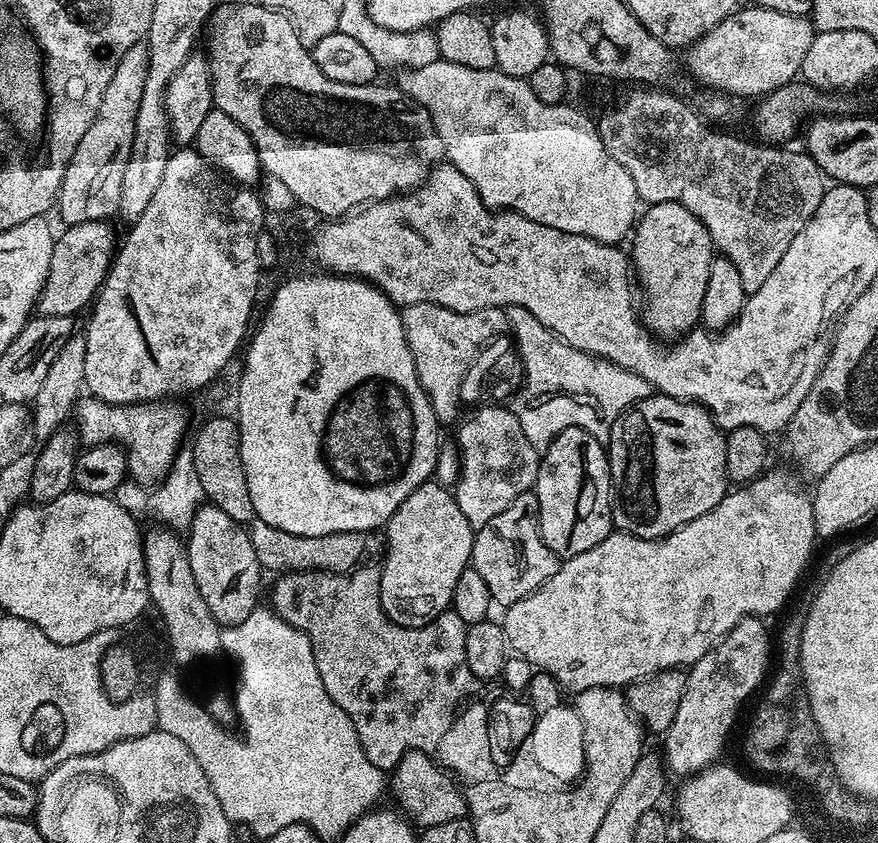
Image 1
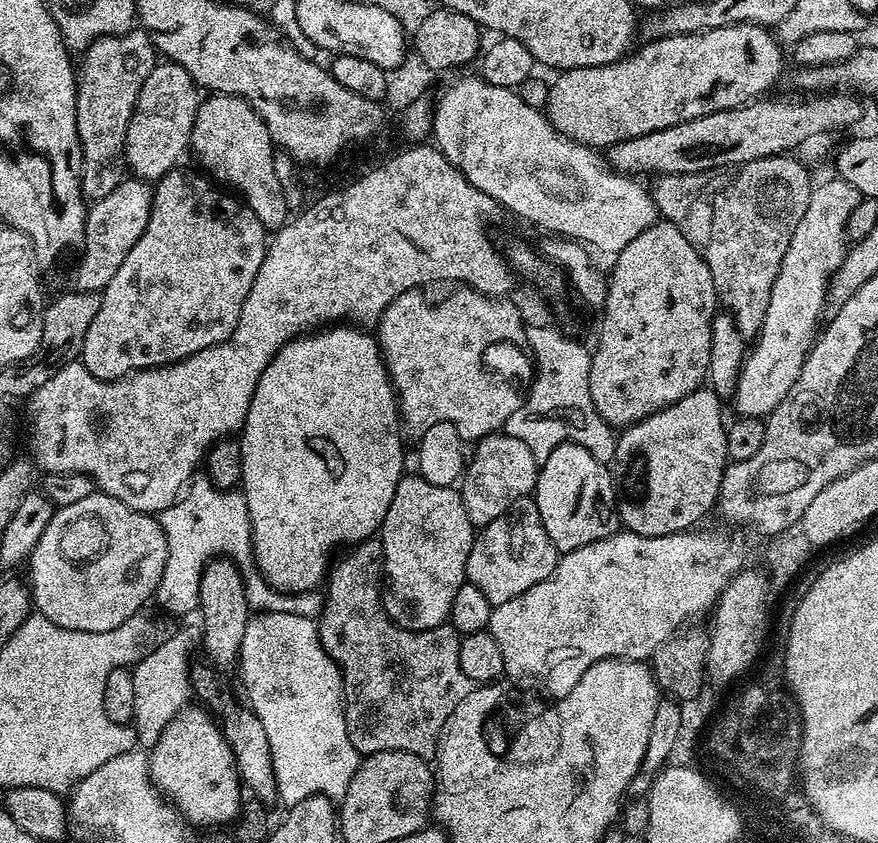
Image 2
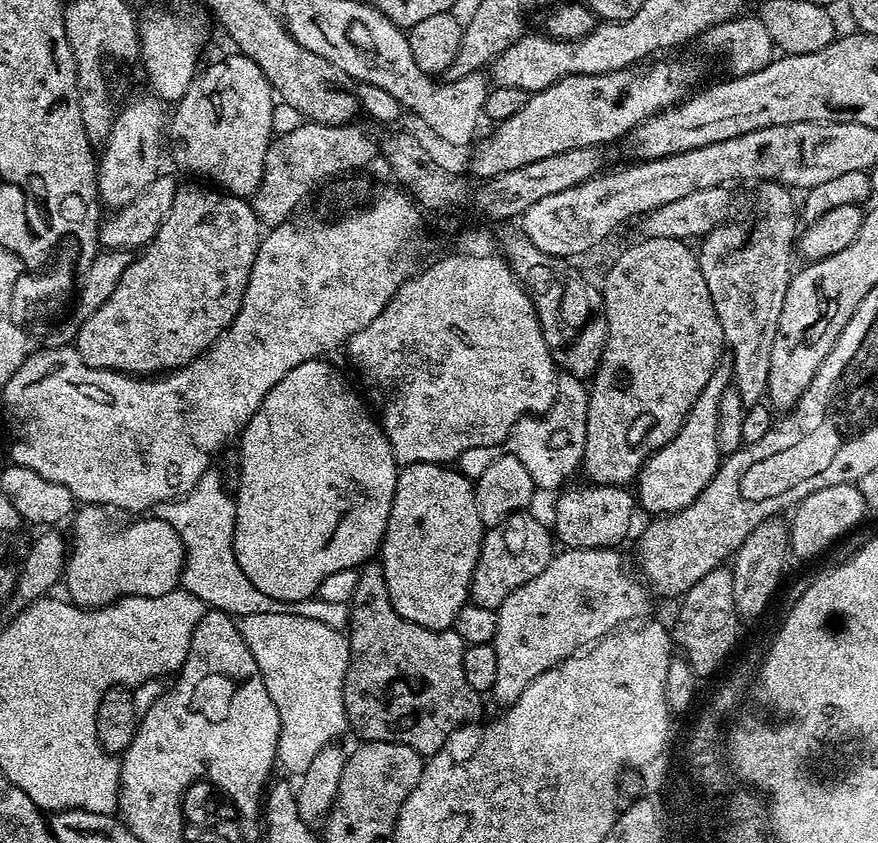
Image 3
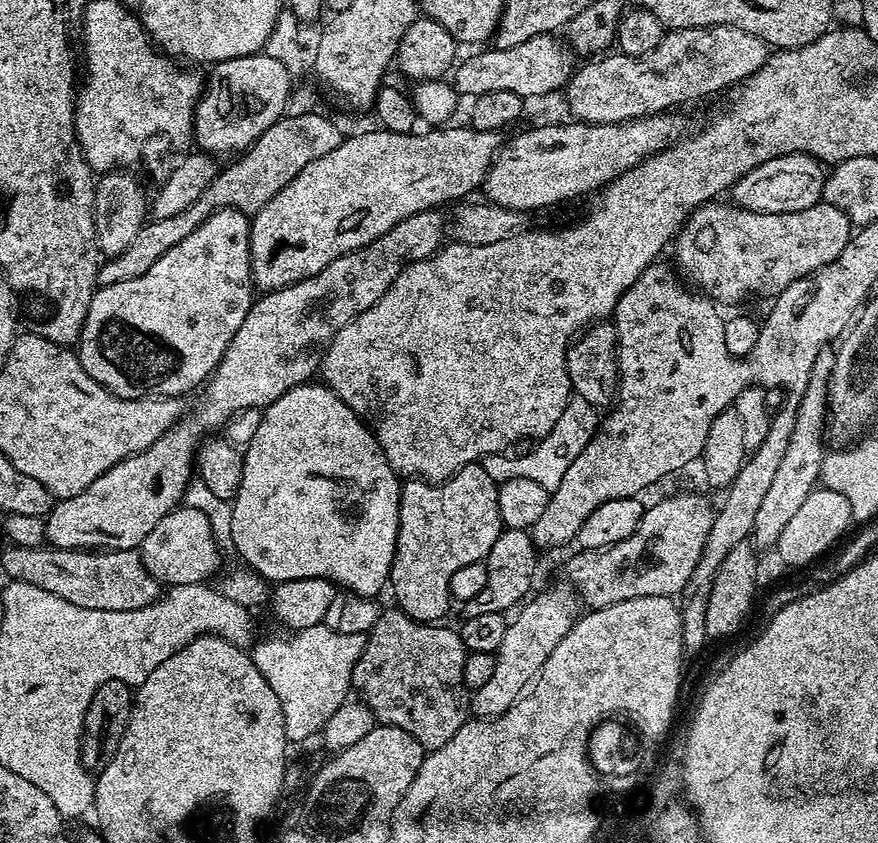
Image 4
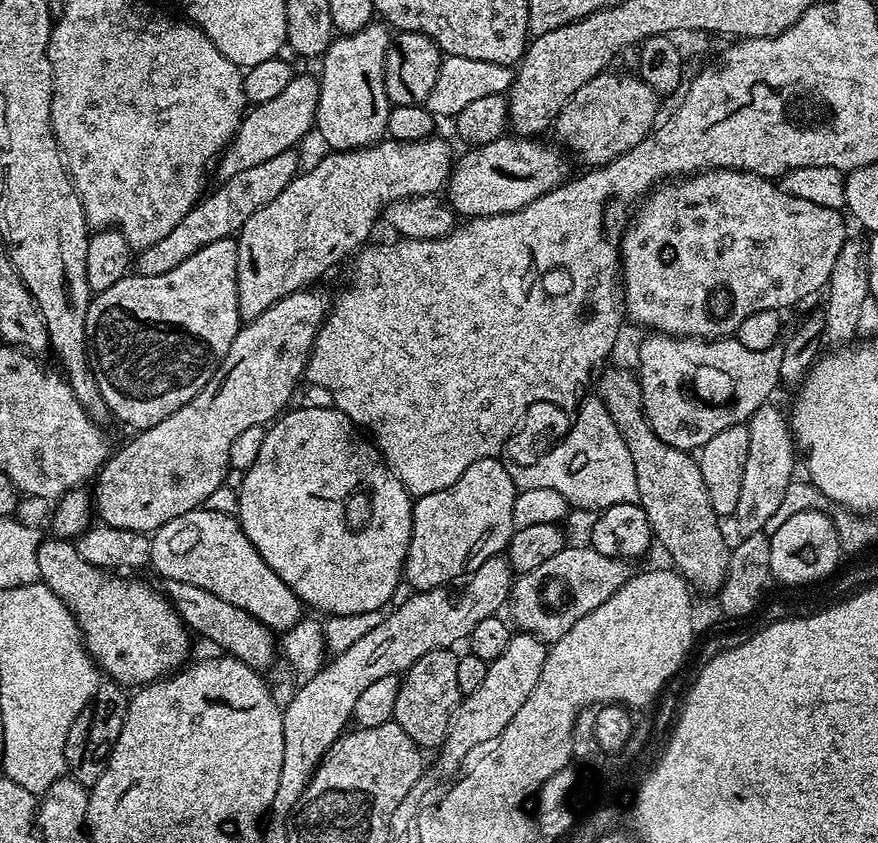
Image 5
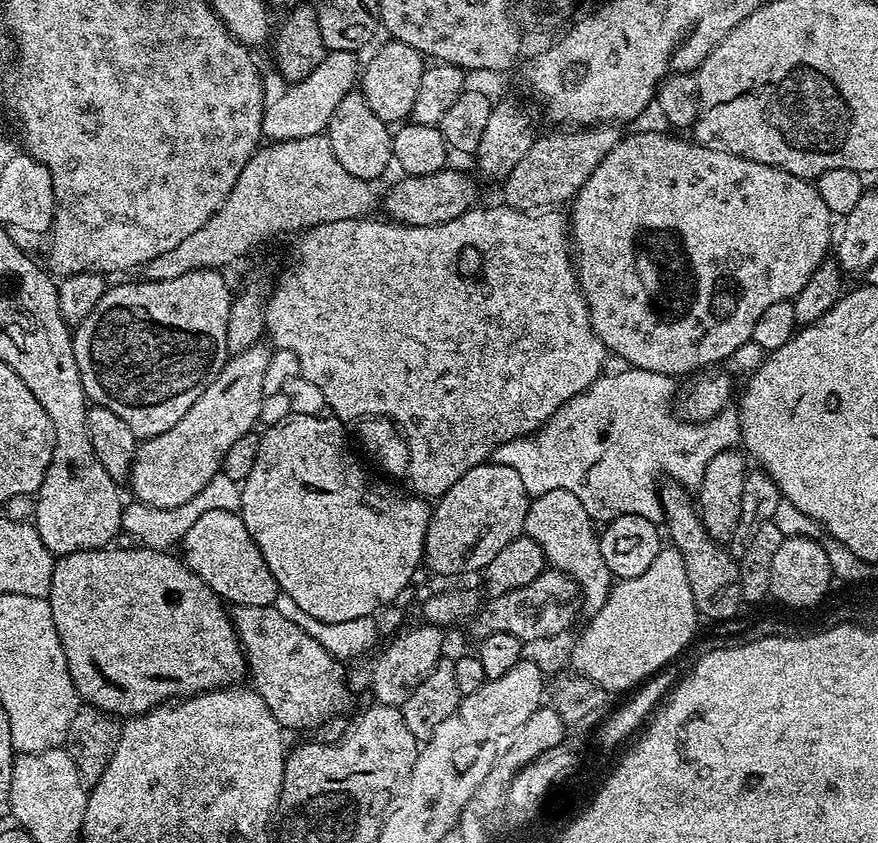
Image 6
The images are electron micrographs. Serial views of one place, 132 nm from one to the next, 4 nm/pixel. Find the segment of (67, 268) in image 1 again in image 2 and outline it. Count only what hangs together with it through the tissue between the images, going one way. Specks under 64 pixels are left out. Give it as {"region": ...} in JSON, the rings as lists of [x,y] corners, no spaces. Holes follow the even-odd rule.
{"region":[[[125,178],[121,180],[106,198],[95,201],[87,209],[84,217],[84,239],[82,247],[84,253],[76,264],[76,273],[72,280],[75,291],[99,293],[114,274],[118,274],[118,266],[126,262],[126,254],[134,250],[134,242],[142,238],[146,230],[146,222],[150,218],[152,209],[153,185],[139,178]]]}

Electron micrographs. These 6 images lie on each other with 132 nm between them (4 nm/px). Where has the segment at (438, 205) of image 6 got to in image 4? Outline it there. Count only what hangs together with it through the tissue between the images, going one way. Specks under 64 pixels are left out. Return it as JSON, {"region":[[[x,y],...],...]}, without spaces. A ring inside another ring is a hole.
{"region":[[[669,110],[661,112],[658,116],[627,120],[624,124],[571,122],[572,124],[544,124],[541,128],[528,128],[525,132],[518,133],[509,144],[507,141],[496,153],[496,159],[492,161],[492,167],[484,178],[482,192],[488,195],[485,197],[491,203],[525,214],[531,214],[535,208],[548,208],[551,204],[560,204],[563,200],[584,196],[587,192],[595,193],[626,170],[638,166],[646,158],[684,139],[684,120],[678,113],[679,111]]]}

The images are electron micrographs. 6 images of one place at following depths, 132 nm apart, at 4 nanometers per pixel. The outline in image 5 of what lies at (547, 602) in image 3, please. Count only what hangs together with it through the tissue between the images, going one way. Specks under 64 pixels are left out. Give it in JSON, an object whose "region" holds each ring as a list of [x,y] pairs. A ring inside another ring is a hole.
{"region":[[[517,631],[513,634],[510,646],[506,646],[506,650],[502,650],[502,654],[489,663],[482,686],[478,686],[474,694],[461,699],[460,707],[452,717],[452,729],[438,749],[442,771],[455,773],[481,745],[495,740],[502,730],[506,730],[506,726],[510,726],[510,718],[522,710],[522,702],[526,702],[526,698],[530,698],[530,690],[538,686],[548,649],[547,643],[528,632]]]}

